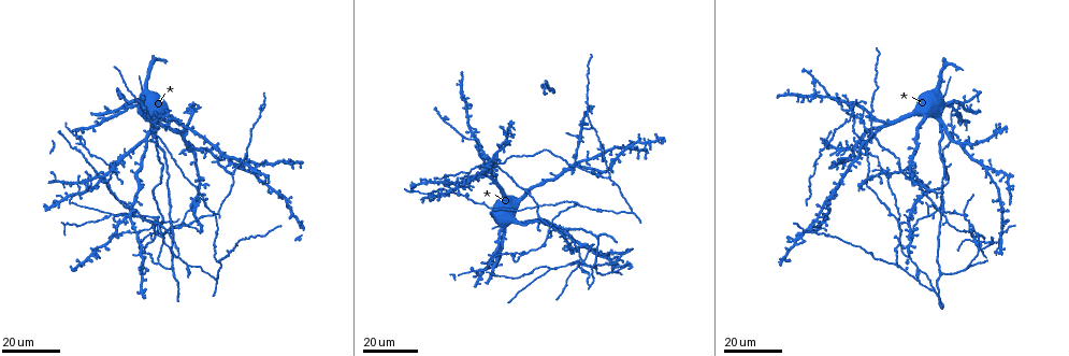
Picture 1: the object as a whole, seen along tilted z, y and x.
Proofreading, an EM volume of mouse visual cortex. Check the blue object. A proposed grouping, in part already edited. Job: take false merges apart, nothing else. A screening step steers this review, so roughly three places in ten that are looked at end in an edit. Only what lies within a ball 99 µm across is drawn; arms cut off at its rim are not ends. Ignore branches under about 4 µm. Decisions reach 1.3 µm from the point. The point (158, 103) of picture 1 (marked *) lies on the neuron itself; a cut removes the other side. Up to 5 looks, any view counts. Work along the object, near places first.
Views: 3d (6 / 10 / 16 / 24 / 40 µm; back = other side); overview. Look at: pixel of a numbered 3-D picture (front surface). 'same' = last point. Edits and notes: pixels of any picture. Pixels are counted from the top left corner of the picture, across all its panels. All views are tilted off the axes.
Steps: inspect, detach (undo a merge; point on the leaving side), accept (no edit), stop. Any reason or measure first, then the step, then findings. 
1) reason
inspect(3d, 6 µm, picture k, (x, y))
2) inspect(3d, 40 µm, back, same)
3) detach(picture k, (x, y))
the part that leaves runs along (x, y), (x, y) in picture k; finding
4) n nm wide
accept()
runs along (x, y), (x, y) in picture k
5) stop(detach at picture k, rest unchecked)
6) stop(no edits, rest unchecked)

four arms meet
inspect(3d, 24 µm, picture 1, (551, 270))

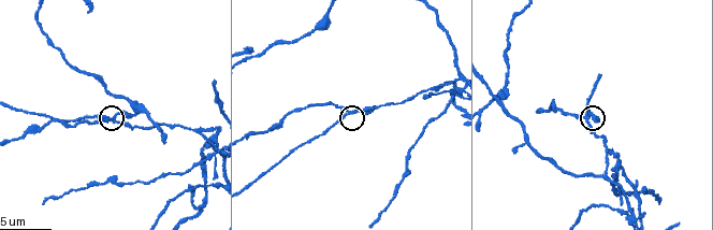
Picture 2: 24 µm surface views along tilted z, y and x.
inspect(3d, 6 µm, picture 2, (349, 111))

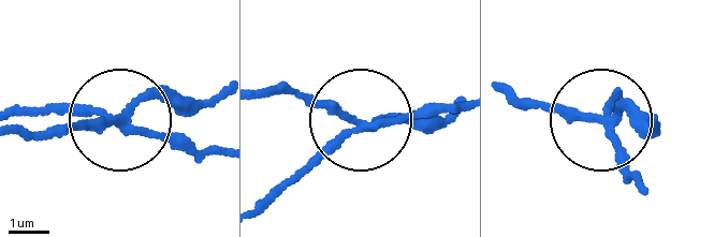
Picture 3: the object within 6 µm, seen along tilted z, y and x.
side arm 22 µm
detach(picture 3, (169, 90))
the part that leaves runs along (116, 119), (19, 135) in picture 3; a second neuron is stuck on

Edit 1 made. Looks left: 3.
inspect(overview)

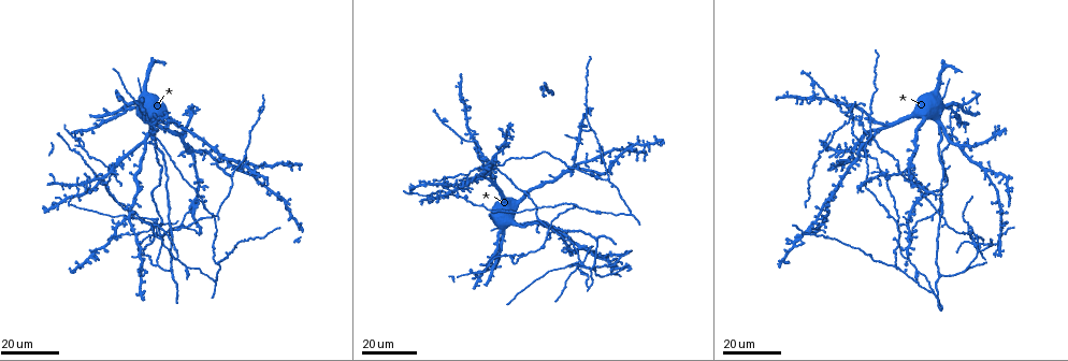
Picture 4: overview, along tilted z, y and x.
three-way junction
inspect(3d, 16 µm, picture 4, (932, 293))

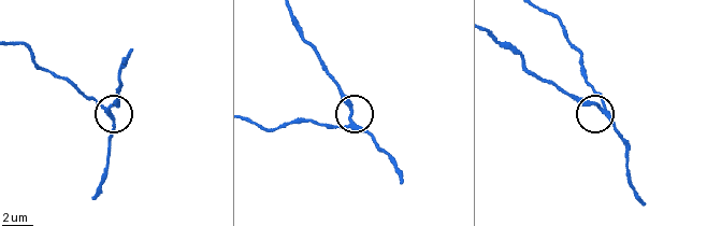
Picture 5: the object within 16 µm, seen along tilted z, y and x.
closer look
inspect(3d, 6 µm, picture 5, (105, 109))

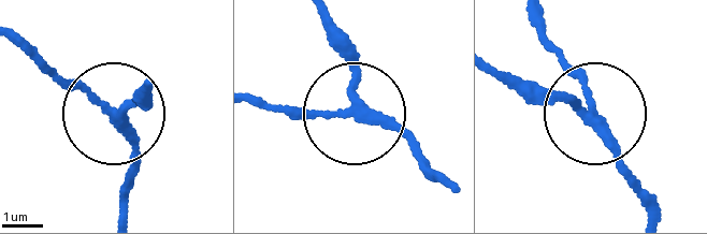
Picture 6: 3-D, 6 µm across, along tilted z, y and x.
3 arms
accept()
continuous, no second neuron

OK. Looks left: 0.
stop(detach at picture 3, rest unchecked)

